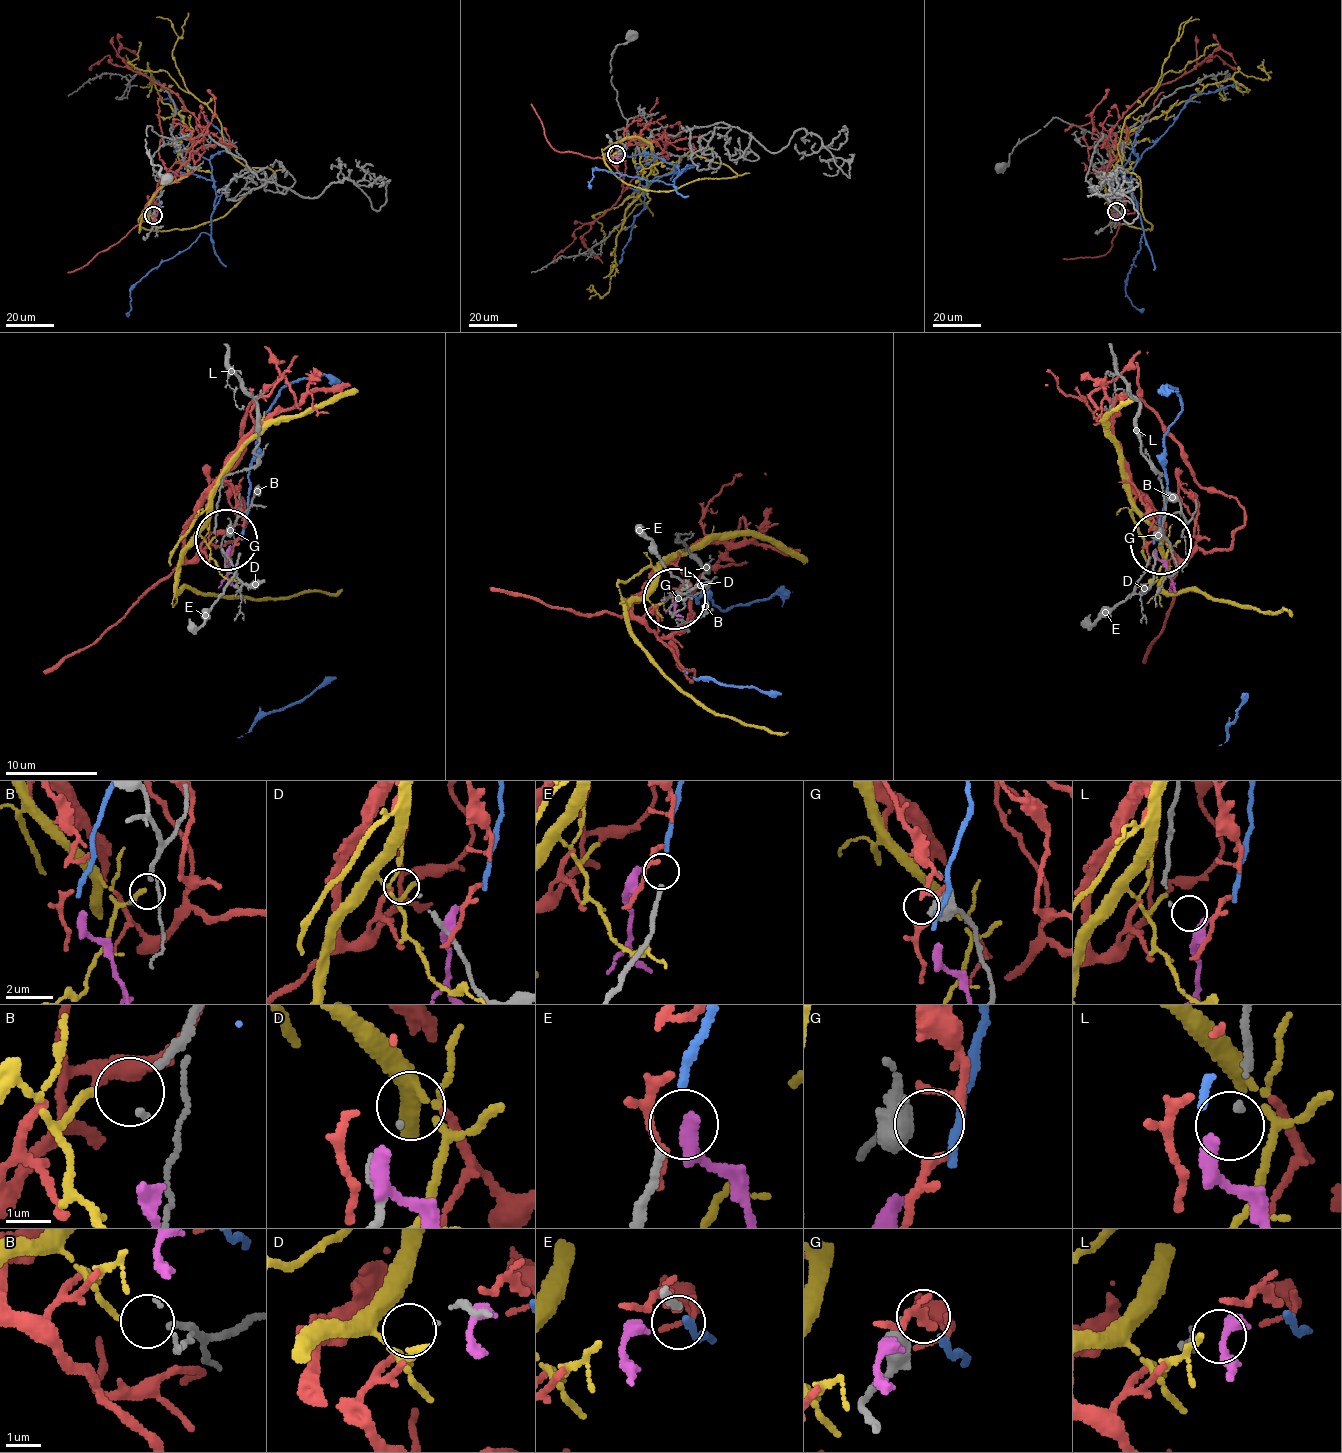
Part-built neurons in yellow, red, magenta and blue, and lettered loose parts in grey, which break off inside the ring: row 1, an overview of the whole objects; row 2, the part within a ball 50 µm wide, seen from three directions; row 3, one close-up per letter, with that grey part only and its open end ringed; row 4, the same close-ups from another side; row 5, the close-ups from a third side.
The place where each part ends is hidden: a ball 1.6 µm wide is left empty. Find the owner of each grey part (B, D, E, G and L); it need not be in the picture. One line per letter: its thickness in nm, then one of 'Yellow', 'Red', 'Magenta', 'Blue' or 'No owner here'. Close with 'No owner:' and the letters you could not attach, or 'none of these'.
B: Thickness 50 nm. Yellow
D: Thickness 60 nm. Red
E: Thickness 180 nm. Blue
G: Thickness 300 nm. No owner here
L: Thickness 100 nm. Magenta
No owner: G

